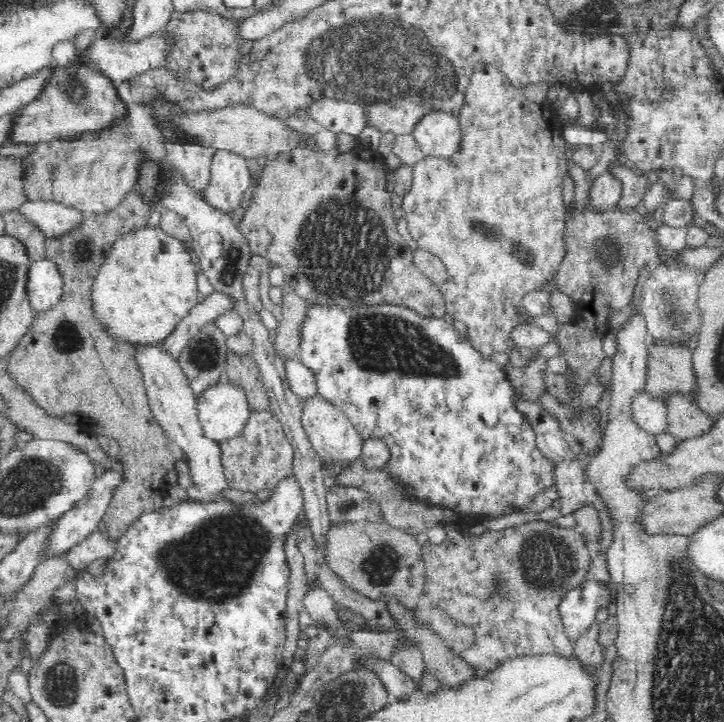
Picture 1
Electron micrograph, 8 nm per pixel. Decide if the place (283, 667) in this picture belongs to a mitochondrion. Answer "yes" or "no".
no

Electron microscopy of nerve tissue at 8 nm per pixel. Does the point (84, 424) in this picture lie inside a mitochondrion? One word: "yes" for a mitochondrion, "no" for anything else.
no

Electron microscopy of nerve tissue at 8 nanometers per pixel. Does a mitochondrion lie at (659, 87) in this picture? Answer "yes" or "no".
yes

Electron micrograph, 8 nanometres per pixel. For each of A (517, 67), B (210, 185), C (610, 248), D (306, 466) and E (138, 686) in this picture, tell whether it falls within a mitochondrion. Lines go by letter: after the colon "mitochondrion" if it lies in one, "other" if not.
A: other
B: other
C: mitochondrion
D: other
E: other

